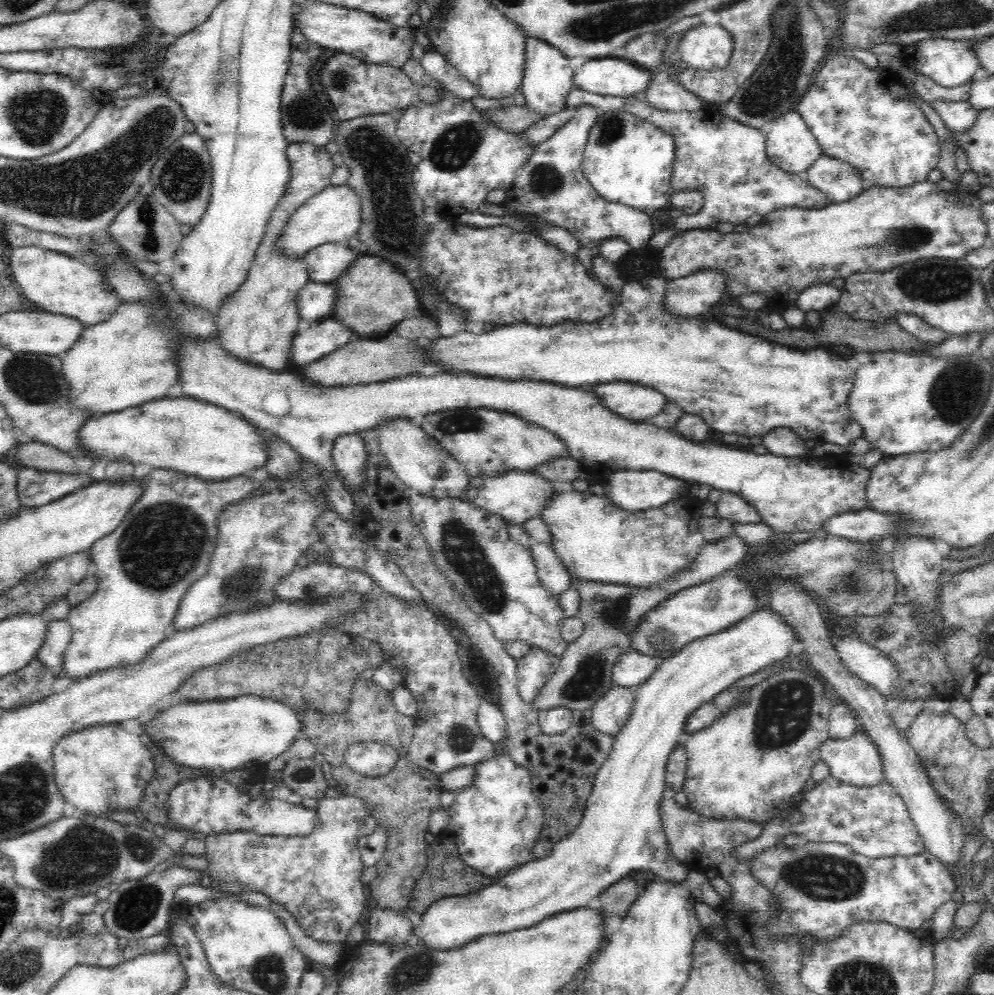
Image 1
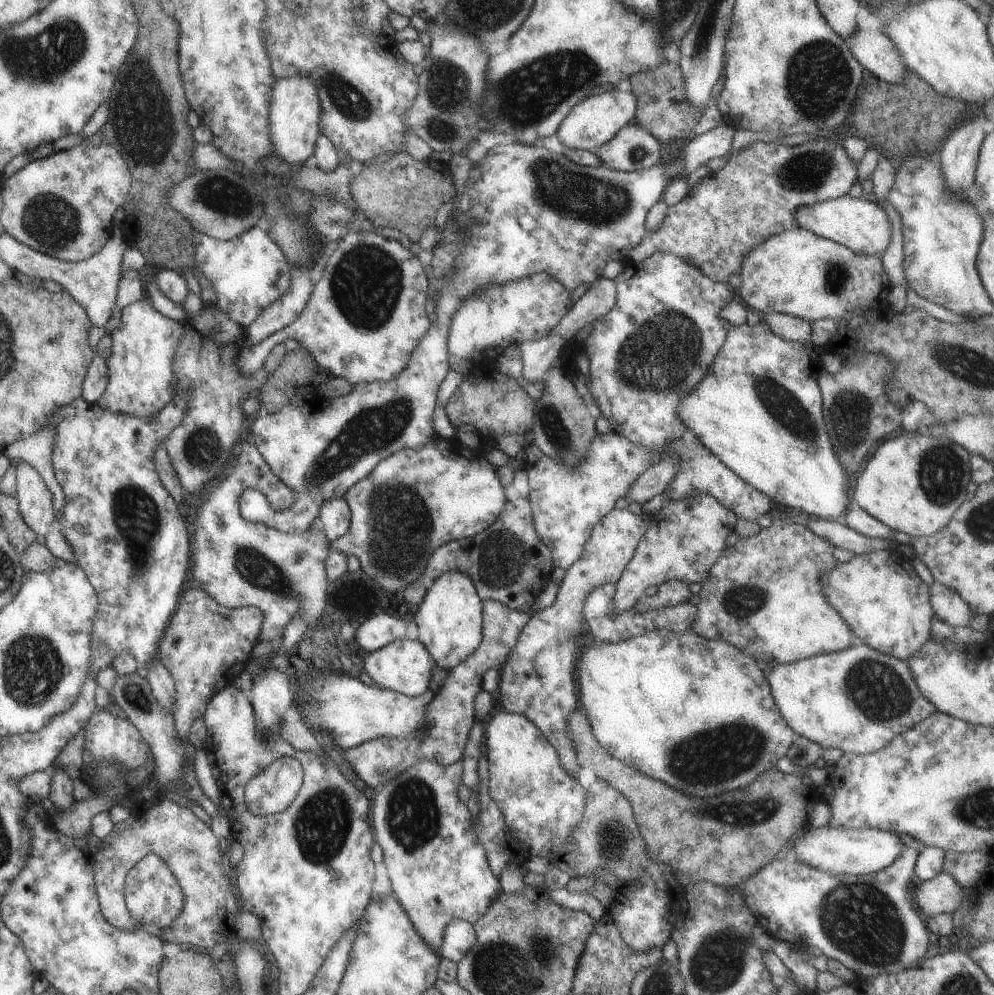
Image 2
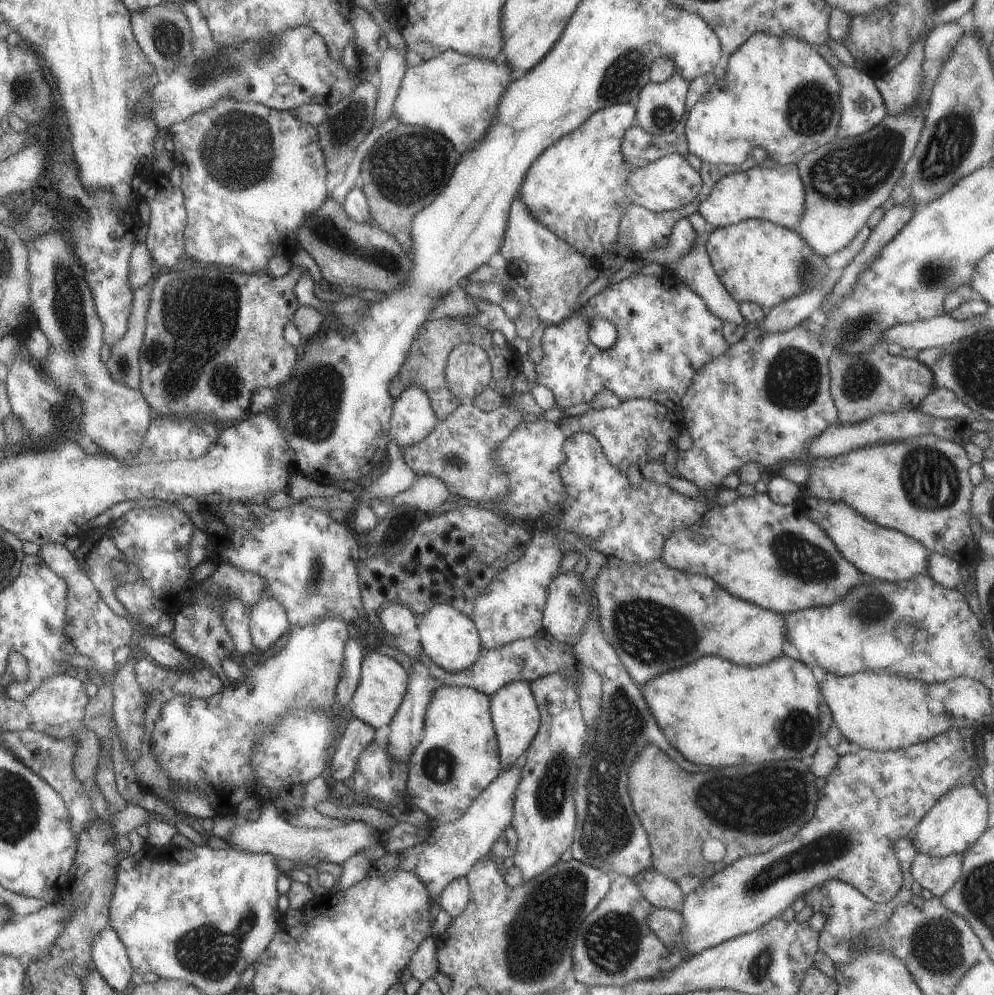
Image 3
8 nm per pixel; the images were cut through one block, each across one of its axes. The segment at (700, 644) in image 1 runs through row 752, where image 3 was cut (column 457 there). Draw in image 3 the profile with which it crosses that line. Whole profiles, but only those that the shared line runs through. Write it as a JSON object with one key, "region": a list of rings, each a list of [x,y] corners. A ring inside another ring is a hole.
{"region":[[[437,604],[430,608],[425,615],[419,618],[417,628],[422,652],[432,664],[440,666],[446,672],[460,672],[460,670],[470,668],[472,664],[475,664],[483,649],[474,622],[456,608],[450,608],[446,604]]]}

